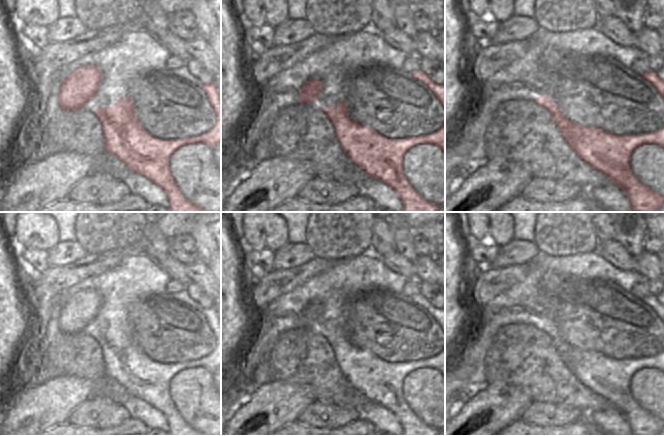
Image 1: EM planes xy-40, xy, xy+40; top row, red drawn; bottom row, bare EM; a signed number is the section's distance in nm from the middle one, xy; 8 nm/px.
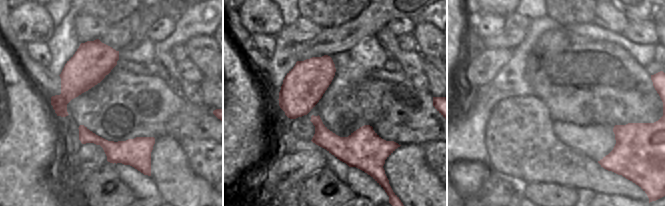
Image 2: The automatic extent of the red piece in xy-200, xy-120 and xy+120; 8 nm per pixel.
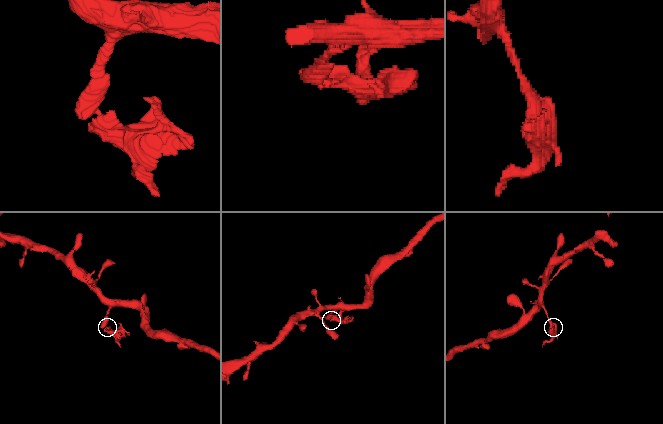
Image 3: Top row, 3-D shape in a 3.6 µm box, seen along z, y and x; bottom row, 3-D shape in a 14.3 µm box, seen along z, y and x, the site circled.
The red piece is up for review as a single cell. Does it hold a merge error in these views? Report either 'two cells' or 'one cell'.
two cells

